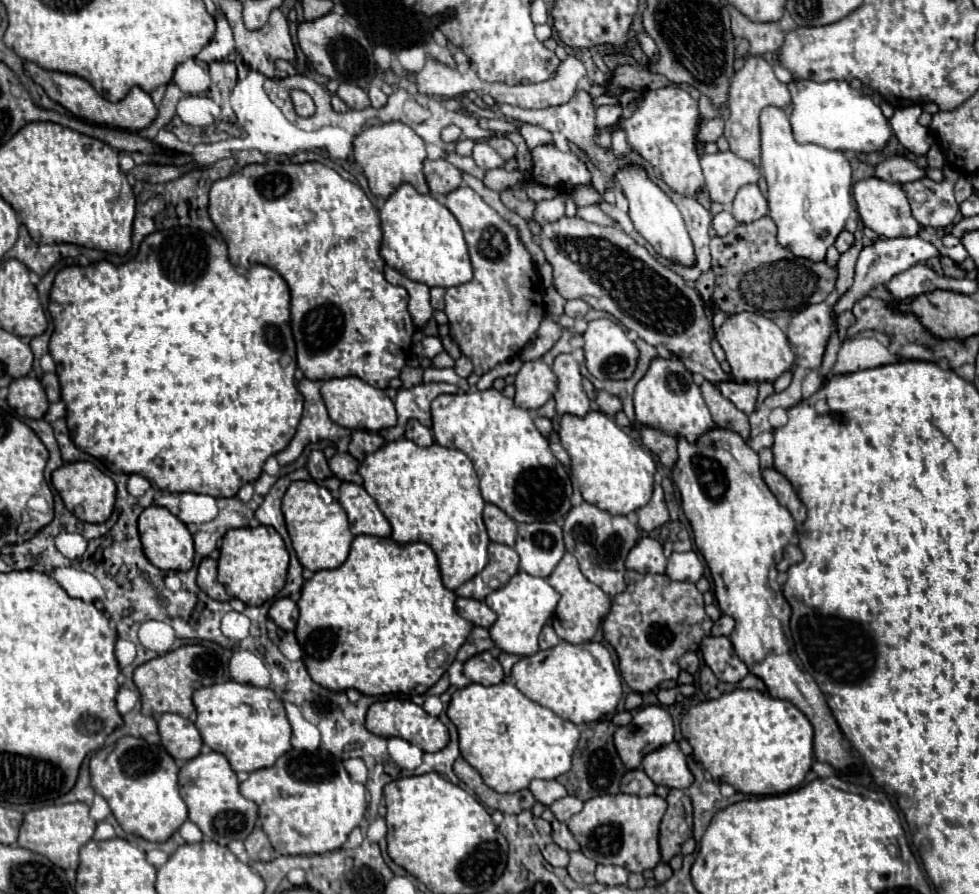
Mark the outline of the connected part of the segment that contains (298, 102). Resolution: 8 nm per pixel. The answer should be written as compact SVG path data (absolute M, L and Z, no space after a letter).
M292 90L290 92L290 98L292 98L292 104L294 104L294 110L298 116L302 118L308 118L314 114L316 106L314 106L314 100L310 94L306 94L304 90Z

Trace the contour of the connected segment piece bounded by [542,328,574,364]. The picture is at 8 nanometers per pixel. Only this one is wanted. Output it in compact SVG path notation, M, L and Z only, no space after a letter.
M562 328L562 336L558 338L558 342L542 356L542 360L544 362L548 362L548 364L552 364L554 362L554 358L558 356L558 354L564 354L564 352L572 352L574 348L572 348L572 344L570 344L570 340L572 340L572 332L568 332L566 328Z

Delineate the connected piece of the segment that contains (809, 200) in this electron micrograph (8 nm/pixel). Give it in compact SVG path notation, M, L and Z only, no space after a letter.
M768 106L760 114L760 130L762 130L762 174L768 182L768 216L774 220L778 228L778 244L788 248L800 258L810 262L822 262L826 258L826 250L834 246L838 234L844 230L846 220L852 212L852 172L848 158L838 150L828 150L816 144L798 144L792 136L792 128L788 122L786 108Z

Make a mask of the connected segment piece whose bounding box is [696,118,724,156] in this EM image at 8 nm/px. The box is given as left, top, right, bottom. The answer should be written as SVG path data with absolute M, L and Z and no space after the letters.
M714 118L708 122L700 124L700 132L698 132L698 156L704 156L704 146L708 142L716 142L722 136L724 130L724 120L722 118Z

